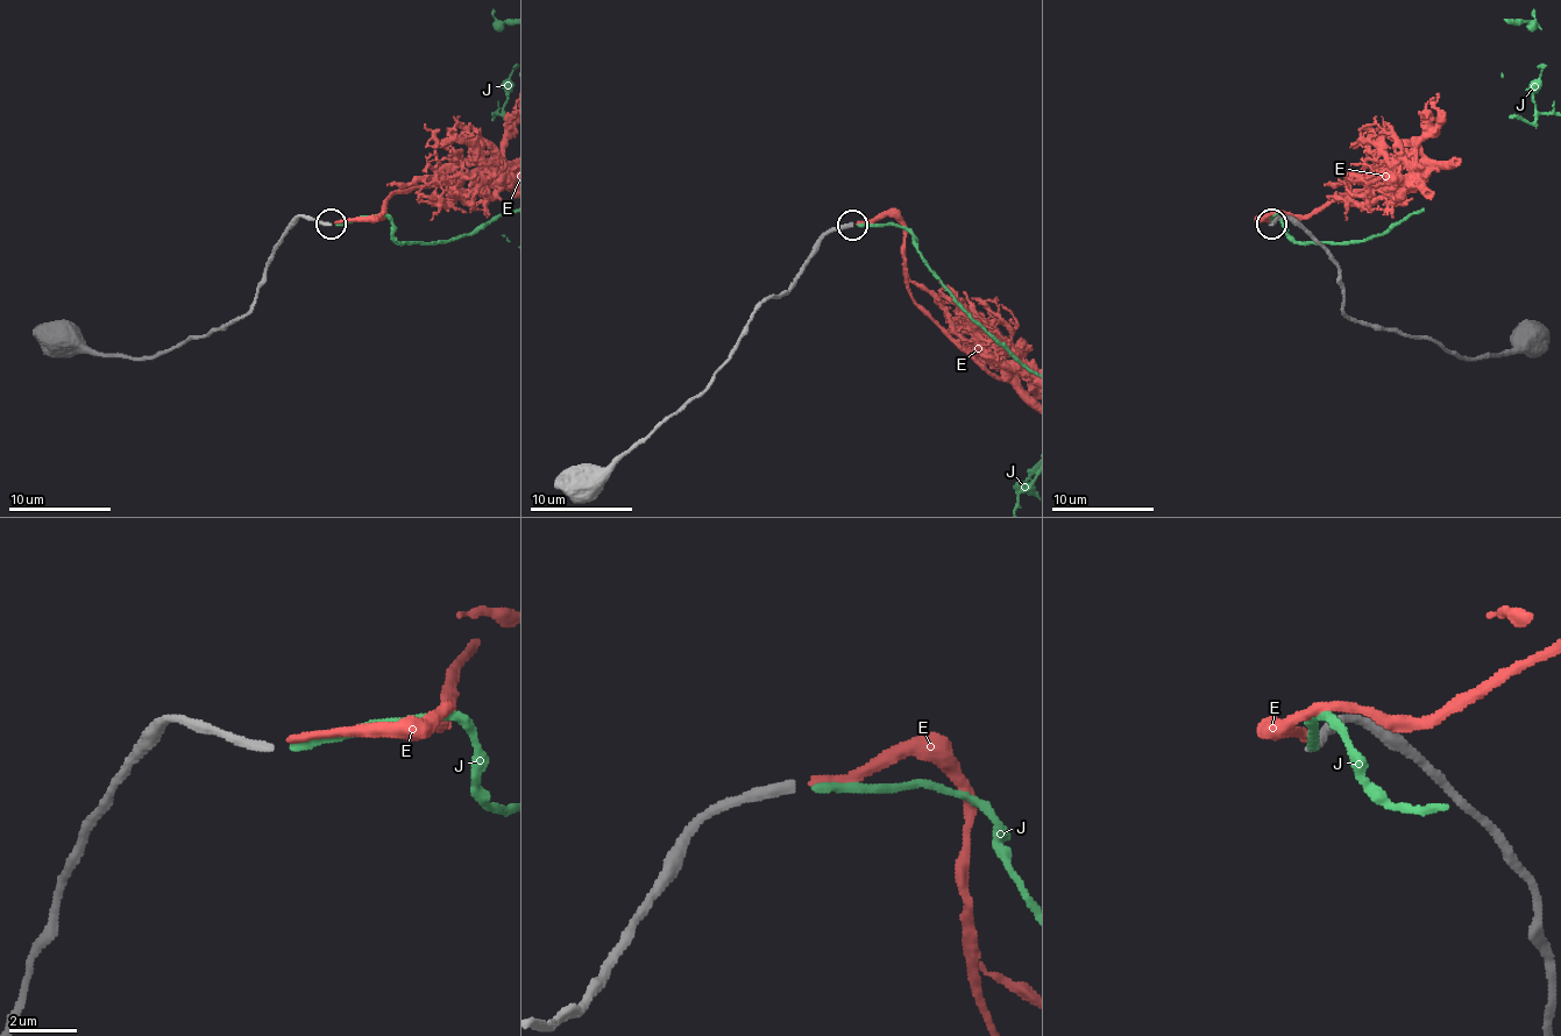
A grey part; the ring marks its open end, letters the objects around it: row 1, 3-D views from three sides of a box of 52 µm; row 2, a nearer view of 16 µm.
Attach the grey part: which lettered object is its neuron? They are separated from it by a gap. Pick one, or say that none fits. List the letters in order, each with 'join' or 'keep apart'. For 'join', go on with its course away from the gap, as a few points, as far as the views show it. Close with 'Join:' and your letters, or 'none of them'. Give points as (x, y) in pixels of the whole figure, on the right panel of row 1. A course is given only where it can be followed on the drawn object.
E: keep apart
J: join
Join: J

